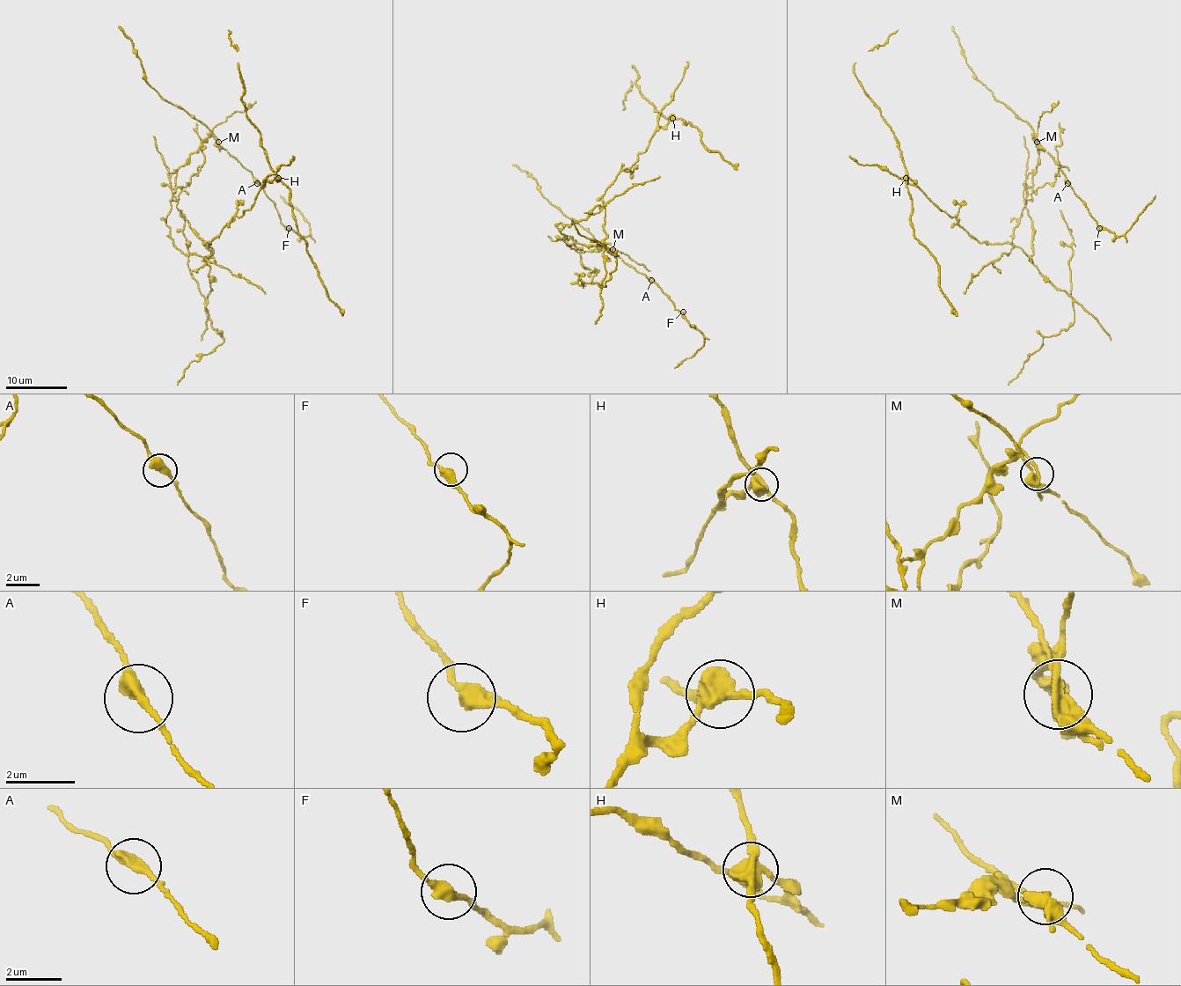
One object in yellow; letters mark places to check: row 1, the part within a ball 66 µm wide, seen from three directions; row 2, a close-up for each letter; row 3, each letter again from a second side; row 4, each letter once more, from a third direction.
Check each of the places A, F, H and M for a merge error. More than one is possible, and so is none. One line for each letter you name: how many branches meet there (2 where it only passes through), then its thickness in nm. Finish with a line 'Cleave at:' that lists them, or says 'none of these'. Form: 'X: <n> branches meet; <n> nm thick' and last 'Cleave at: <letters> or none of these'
H: 3 branches meet; 440 nm thick
M: 2 branches meet; 400 nm thick
Cleave at: H, M

